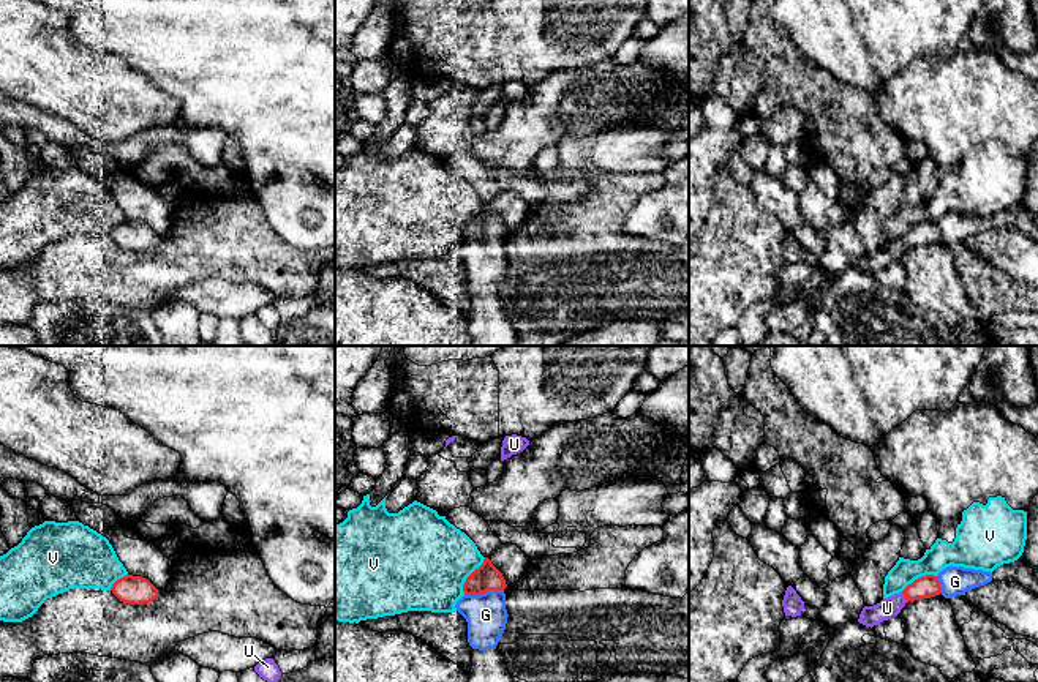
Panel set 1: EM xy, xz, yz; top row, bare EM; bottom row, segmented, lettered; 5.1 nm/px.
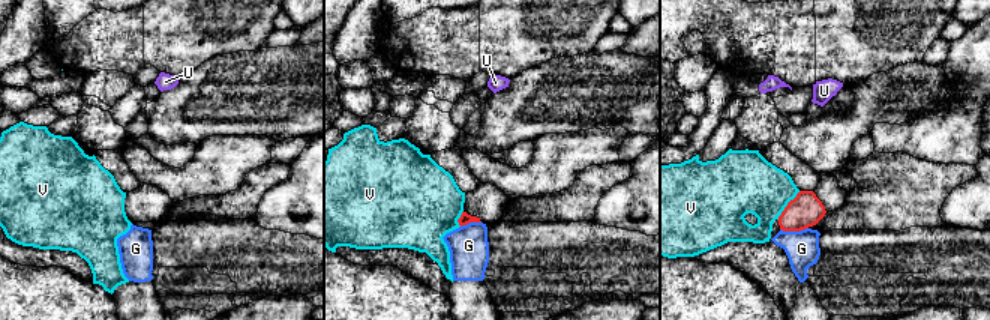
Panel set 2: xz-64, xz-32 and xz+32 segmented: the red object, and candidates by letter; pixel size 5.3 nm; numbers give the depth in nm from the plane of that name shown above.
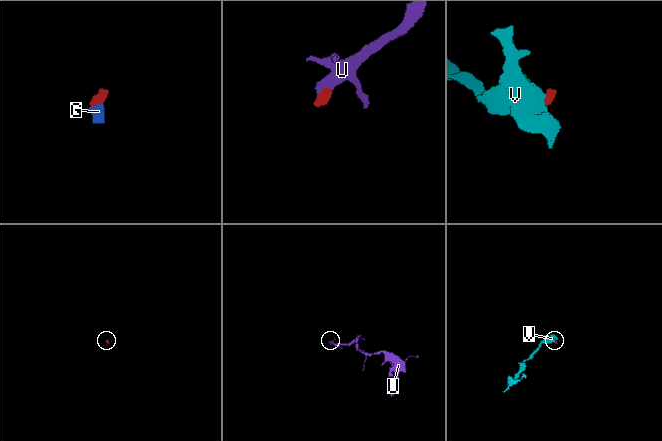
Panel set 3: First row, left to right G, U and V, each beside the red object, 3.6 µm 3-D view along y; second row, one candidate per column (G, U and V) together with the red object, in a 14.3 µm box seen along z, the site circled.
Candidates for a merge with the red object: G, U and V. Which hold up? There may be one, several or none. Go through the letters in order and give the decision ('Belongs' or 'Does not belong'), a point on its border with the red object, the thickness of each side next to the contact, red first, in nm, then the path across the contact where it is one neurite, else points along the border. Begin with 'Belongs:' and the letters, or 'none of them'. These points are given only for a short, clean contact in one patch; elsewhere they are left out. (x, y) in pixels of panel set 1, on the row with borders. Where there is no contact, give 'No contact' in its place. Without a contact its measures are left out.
Belongs: G, U
G: Belongs. Touches red at xz (484, 592). Thickness 140 nm (red) against 200 nm
U: Belongs. Touches red at yz (904, 595). Thickness 120 nm (red) against 100 nm
V: Does not belong. Touches red at xz (468, 577). Thickness 140 nm (red) against 480 nm

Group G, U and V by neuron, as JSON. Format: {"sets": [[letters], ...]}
{"sets": [["G", "U"], ["V"]]}

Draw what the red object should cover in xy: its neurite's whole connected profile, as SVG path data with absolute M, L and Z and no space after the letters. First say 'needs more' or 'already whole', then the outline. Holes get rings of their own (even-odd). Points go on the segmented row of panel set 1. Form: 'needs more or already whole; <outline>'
already whole; M133 575L117 579L111 590L120 601L128 605L150 603L160 592L149 579Z

